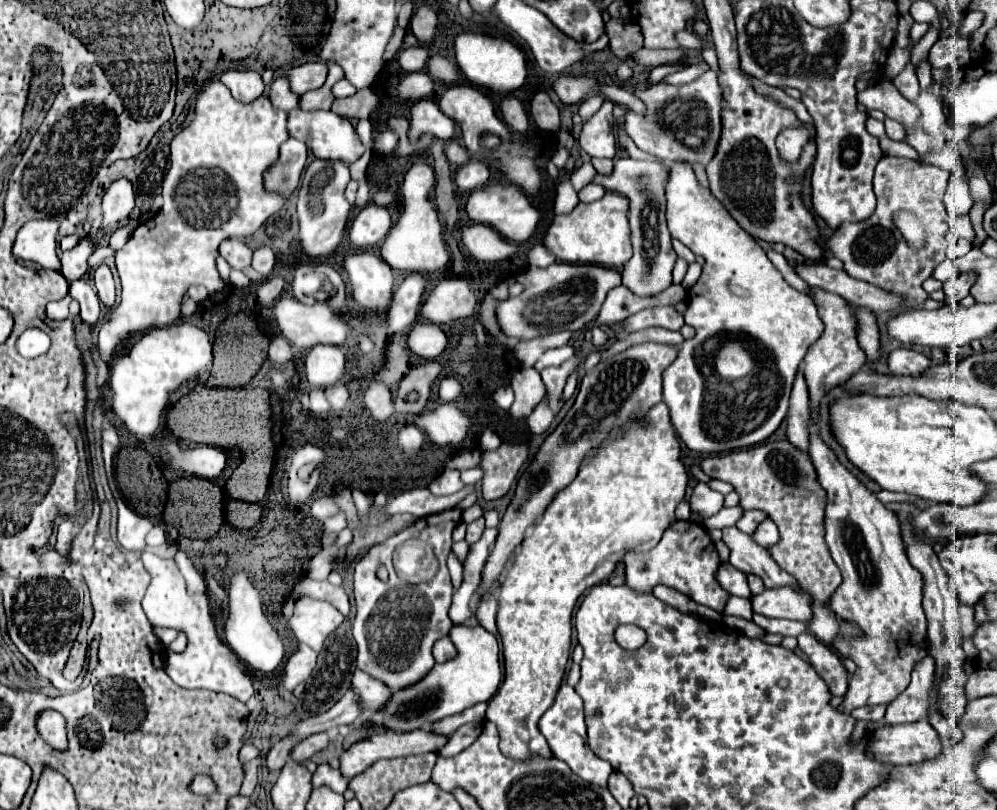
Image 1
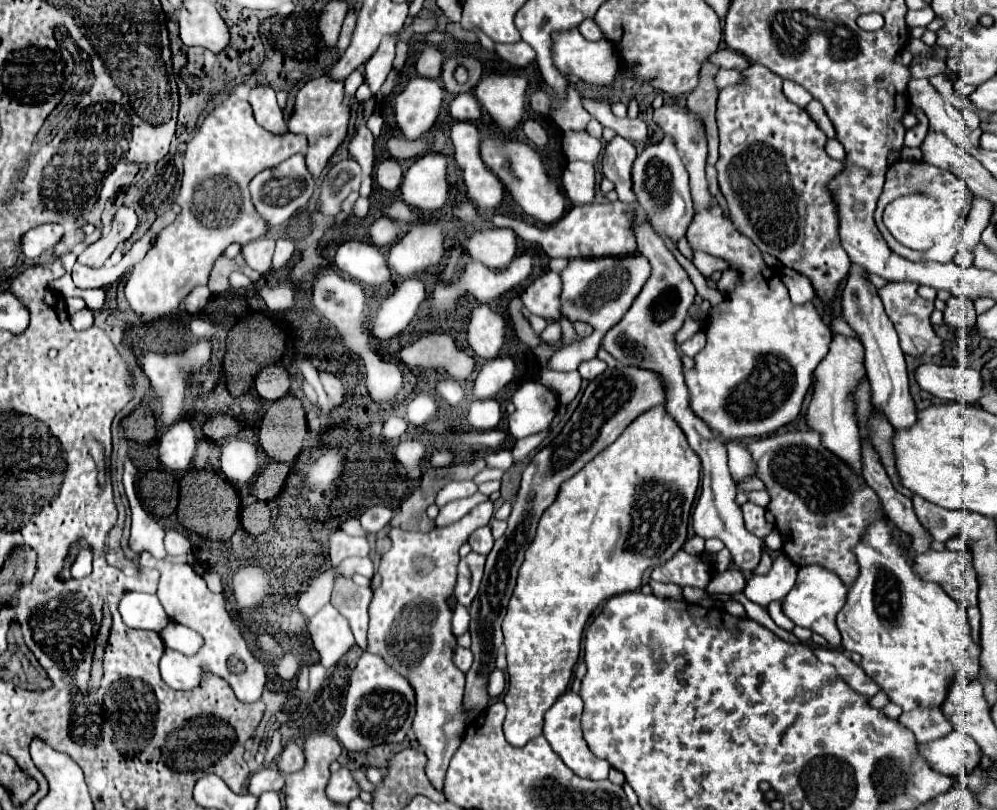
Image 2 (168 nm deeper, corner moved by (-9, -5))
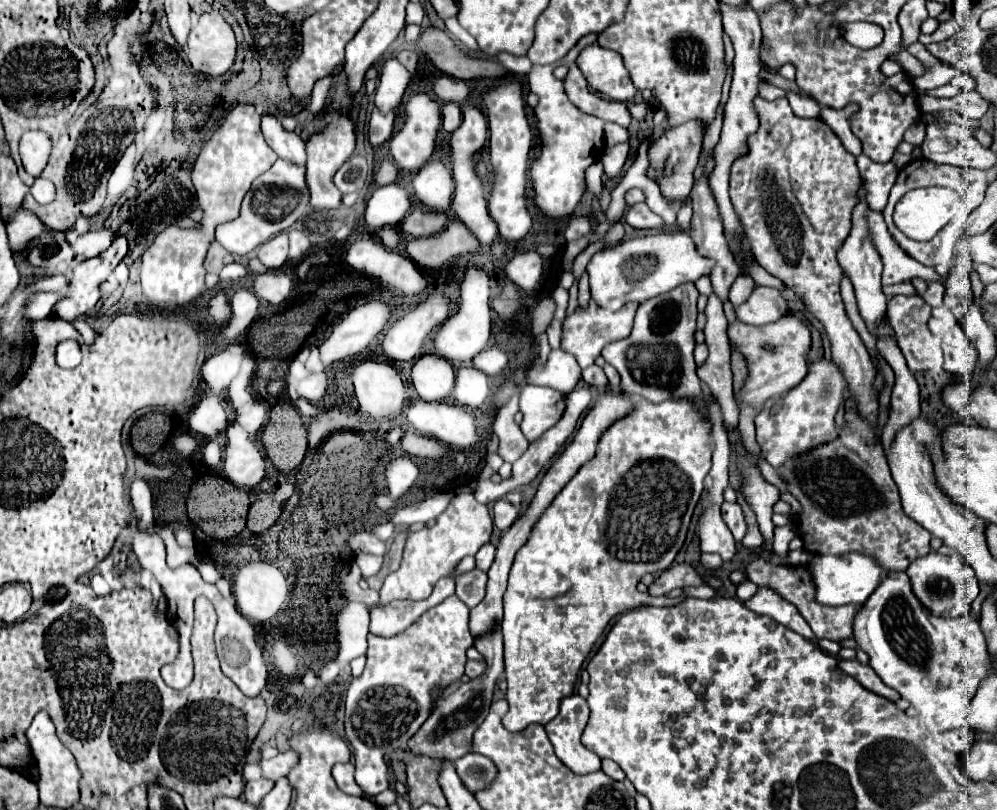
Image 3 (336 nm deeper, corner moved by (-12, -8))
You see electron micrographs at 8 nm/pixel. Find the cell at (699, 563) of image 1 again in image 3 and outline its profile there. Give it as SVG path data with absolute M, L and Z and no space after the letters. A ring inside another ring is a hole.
M675 564L673 568L665 570L661 576L655 578L655 582L649 586L651 596L663 596L673 588L683 588L683 586L701 586L703 580L699 578L697 570L689 564Z

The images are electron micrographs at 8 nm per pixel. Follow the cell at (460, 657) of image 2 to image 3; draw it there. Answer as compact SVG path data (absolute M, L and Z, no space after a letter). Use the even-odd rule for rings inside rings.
M469 660L467 664L465 664L465 674L469 676L469 678L479 678L483 672L487 670L487 666L485 666L485 662L477 662L477 660Z

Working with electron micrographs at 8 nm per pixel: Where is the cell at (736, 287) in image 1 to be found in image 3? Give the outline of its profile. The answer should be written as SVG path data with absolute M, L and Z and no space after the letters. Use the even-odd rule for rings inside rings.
M783 316L779 322L765 326L735 322L729 326L727 334L731 338L731 344L743 352L749 366L749 378L739 396L751 402L757 410L761 410L765 400L779 398L783 392L787 392L787 388L795 388L807 376L807 352L811 346L811 334L805 322L793 316ZM765 344L771 344L773 352L767 352L763 348Z

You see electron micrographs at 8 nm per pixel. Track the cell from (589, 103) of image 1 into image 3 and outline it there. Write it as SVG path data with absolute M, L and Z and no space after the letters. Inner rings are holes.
M615 144L615 146L605 146L605 152L601 156L601 162L605 166L605 176L609 180L621 178L623 176L623 166L629 156L629 144Z

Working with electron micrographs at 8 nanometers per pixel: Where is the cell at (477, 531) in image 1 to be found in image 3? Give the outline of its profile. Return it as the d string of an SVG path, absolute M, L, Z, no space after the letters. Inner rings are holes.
M485 544L479 552L477 552L477 568L479 570L483 570L483 572L487 572L489 568L491 568L491 564L493 564L493 558L495 558L495 546L493 544Z

